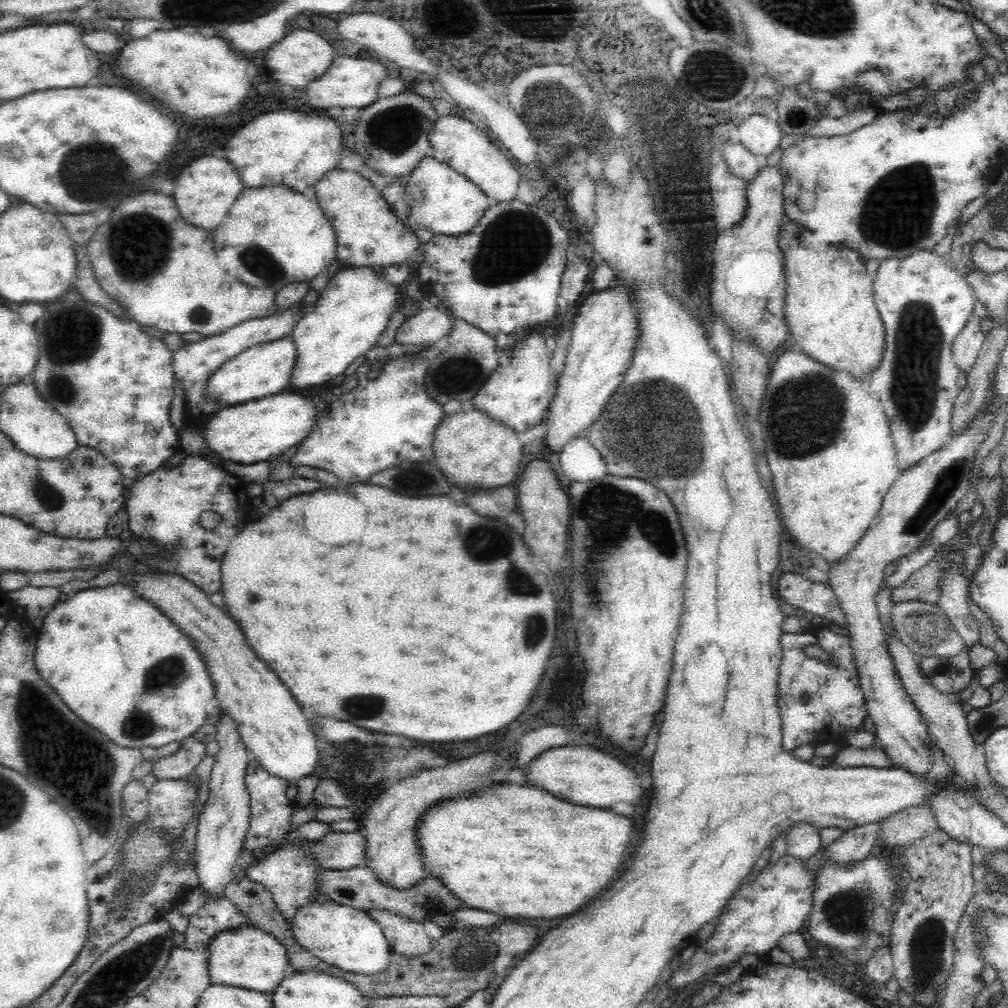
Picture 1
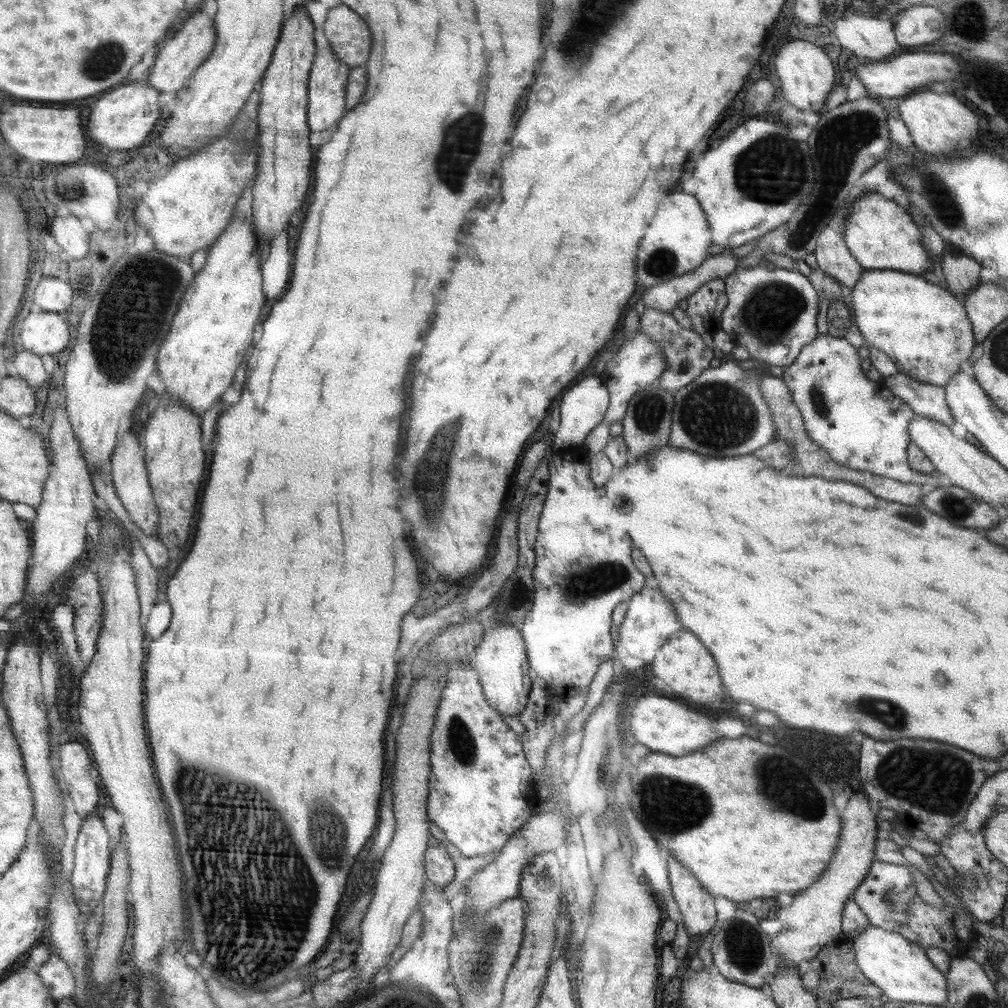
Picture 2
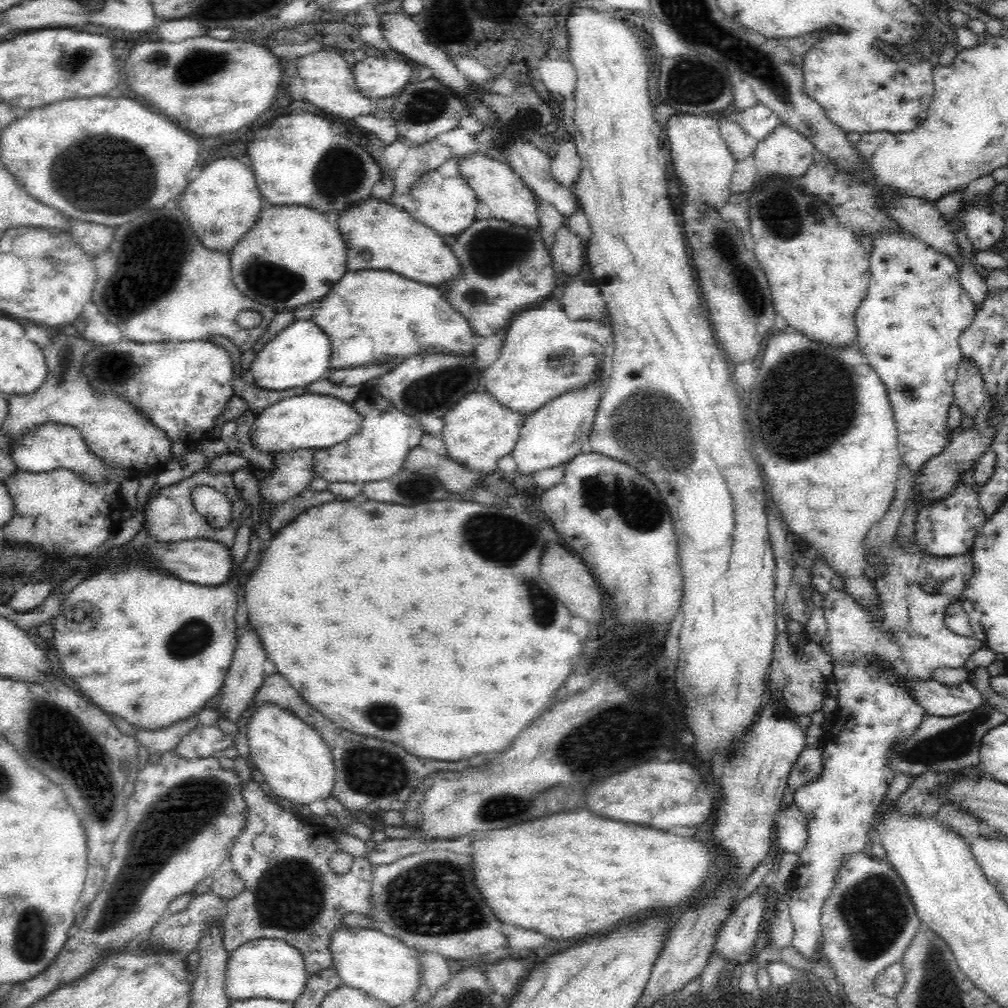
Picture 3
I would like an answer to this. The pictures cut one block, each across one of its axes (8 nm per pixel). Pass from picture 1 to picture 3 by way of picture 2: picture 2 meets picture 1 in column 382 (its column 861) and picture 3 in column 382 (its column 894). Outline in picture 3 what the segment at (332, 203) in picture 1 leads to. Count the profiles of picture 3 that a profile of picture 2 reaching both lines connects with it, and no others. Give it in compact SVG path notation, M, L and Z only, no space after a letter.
M370 196L368 200L344 206L338 214L338 228L346 242L348 272L384 270L436 288L442 288L460 274L460 260L442 240L444 236L418 222L410 208L396 208L392 202L384 204Z

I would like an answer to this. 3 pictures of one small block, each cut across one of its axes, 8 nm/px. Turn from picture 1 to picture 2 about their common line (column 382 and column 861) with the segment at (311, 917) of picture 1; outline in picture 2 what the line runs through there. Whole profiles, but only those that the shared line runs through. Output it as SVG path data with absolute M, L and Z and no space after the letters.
M867 926L861 932L857 932L857 936L845 936L849 940L851 952L855 956L855 962L859 966L859 970L863 972L865 978L869 978L877 988L881 988L881 994L885 994L889 1000L893 1002L901 1002L901 1004L931 1004L931 1006L945 1006L947 1004L947 976L937 970L933 966L933 962L925 956L925 950L915 944L905 940L903 936L899 936L899 932L887 932L883 928L877 926Z

